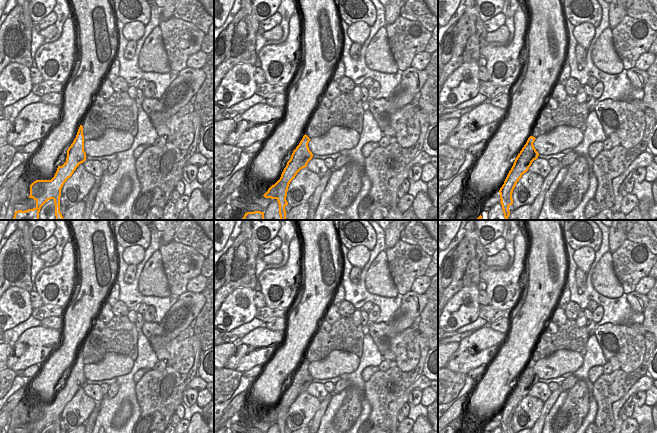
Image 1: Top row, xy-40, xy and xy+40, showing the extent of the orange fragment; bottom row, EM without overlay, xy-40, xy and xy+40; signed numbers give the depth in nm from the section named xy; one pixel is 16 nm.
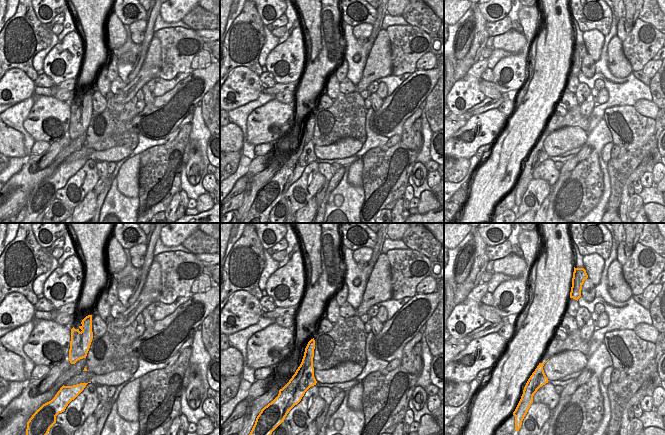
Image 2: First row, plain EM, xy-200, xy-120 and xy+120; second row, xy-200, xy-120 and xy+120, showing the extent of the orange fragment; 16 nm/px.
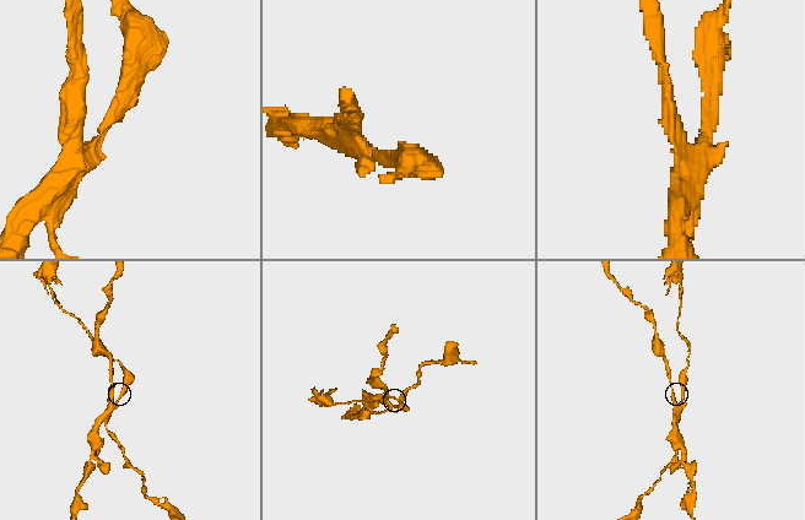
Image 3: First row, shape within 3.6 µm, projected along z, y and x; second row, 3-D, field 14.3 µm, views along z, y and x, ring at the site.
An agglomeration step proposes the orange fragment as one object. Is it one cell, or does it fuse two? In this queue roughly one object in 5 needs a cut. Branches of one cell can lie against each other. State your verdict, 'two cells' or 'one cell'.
two cells

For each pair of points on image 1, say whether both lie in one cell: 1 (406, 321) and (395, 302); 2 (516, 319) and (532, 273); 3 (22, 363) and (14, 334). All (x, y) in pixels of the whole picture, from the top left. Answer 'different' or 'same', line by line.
1: different
2: same
3: different

